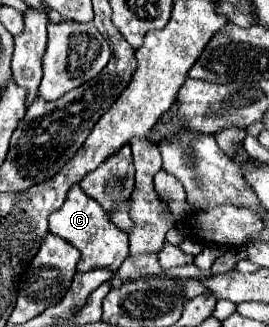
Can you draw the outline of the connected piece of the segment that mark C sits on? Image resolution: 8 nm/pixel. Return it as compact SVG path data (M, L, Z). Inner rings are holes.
M71 186L65 204L49 216L49 230L53 234L61 236L63 240L71 242L81 252L77 272L89 272L89 270L95 270L95 268L107 268L111 272L117 272L119 266L123 264L123 260L129 254L127 234L117 230L109 222L103 206L97 200L83 194L83 190L79 186Z

